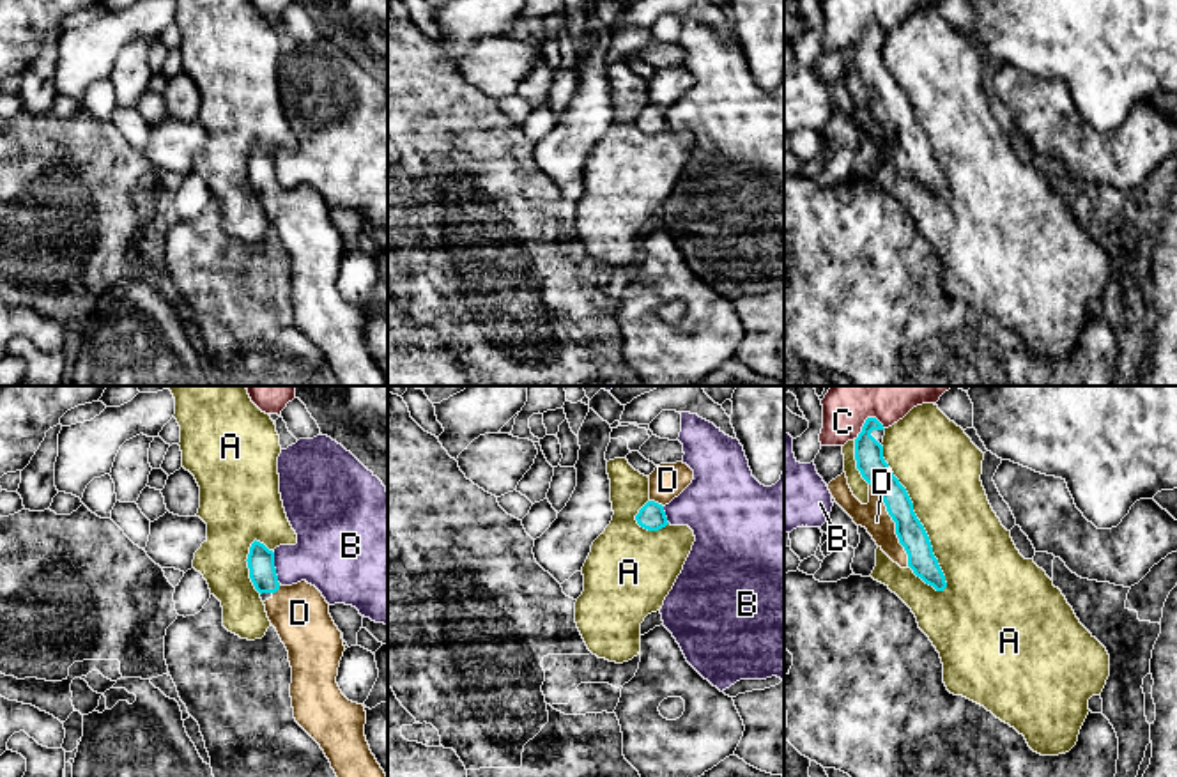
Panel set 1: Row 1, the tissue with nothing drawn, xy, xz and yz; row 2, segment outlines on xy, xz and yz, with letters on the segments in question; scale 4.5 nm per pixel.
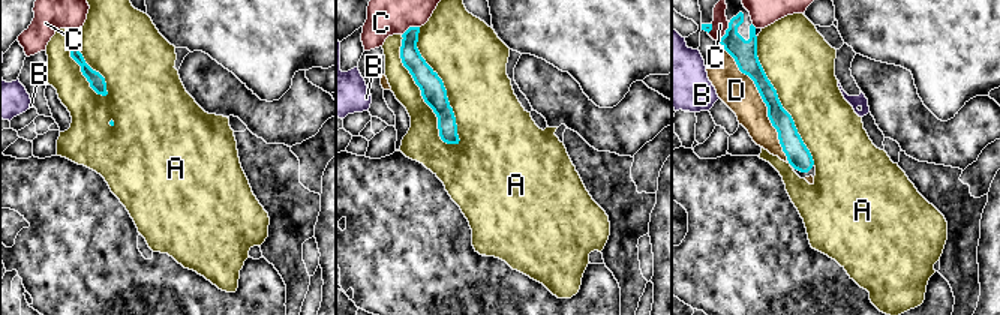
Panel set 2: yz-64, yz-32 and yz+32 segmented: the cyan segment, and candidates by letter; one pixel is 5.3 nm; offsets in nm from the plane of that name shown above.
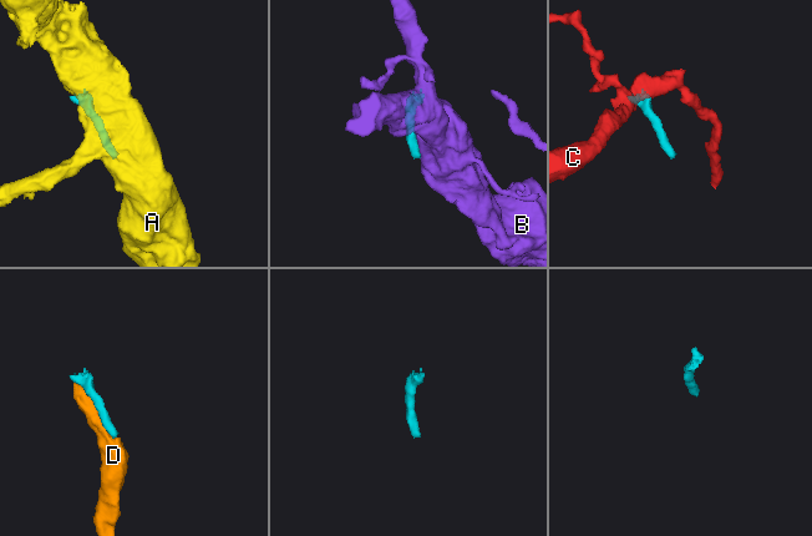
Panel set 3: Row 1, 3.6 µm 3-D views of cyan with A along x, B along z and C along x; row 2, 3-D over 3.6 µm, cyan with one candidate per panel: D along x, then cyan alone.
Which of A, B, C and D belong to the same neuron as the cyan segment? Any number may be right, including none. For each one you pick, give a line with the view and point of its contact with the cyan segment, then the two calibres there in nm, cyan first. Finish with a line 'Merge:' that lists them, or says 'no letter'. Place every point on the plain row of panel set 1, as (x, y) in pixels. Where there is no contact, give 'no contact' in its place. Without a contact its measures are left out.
D: contact yz (896, 128); calibres 130 and 130 nm
Merge: D

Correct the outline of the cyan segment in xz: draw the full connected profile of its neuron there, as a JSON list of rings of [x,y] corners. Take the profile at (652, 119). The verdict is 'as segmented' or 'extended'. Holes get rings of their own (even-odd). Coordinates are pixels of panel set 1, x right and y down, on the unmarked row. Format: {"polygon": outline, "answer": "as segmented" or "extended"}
{"polygon": [[[660,67],[650,78],[650,104],[639,113],[635,124],[648,135],[665,131],[664,110],[678,101],[694,83],[694,74],[683,67]]], "answer": "extended"}

